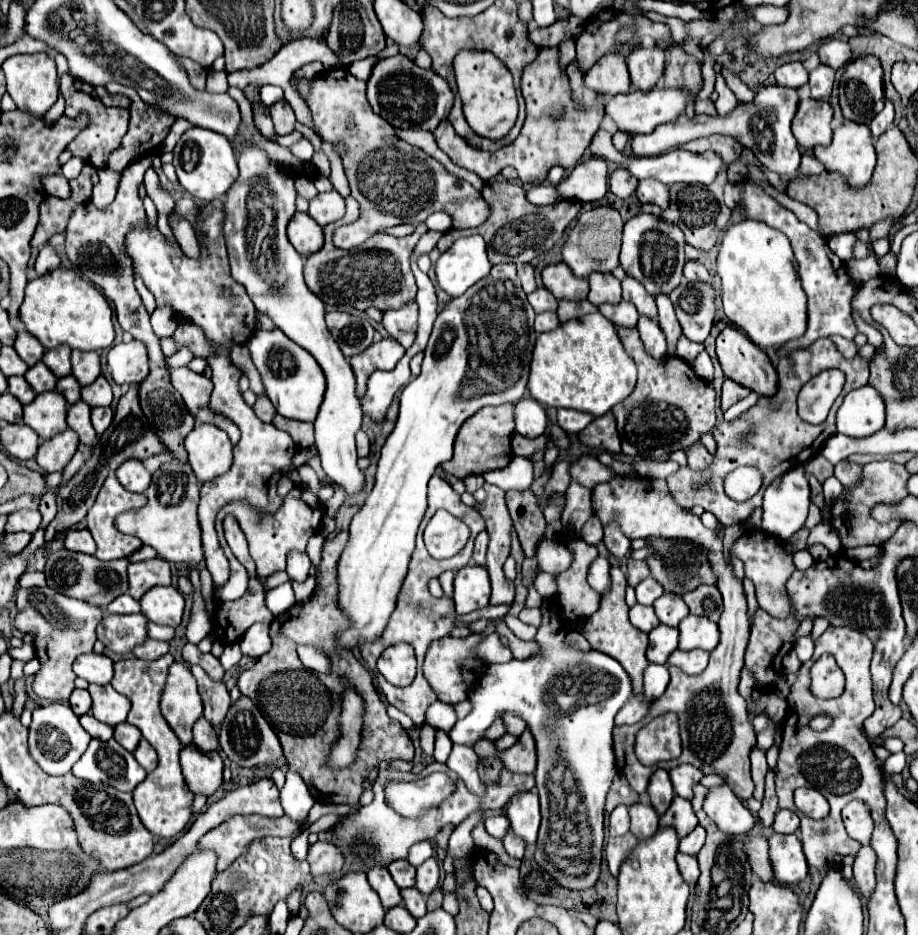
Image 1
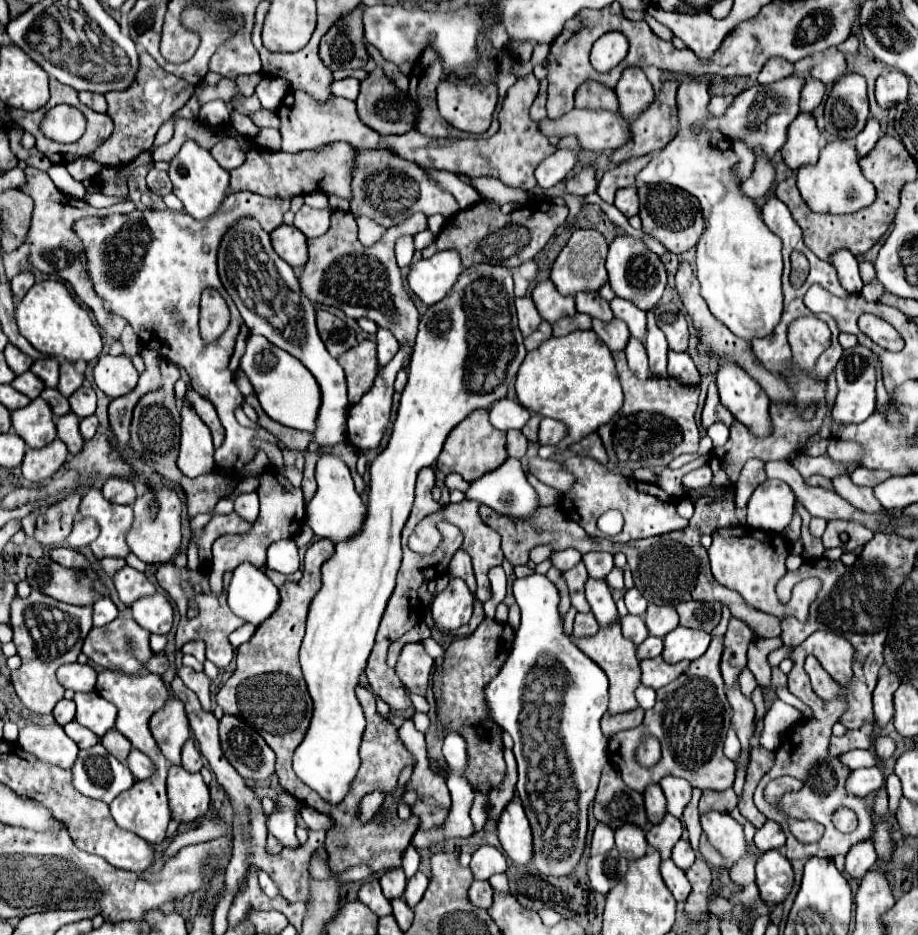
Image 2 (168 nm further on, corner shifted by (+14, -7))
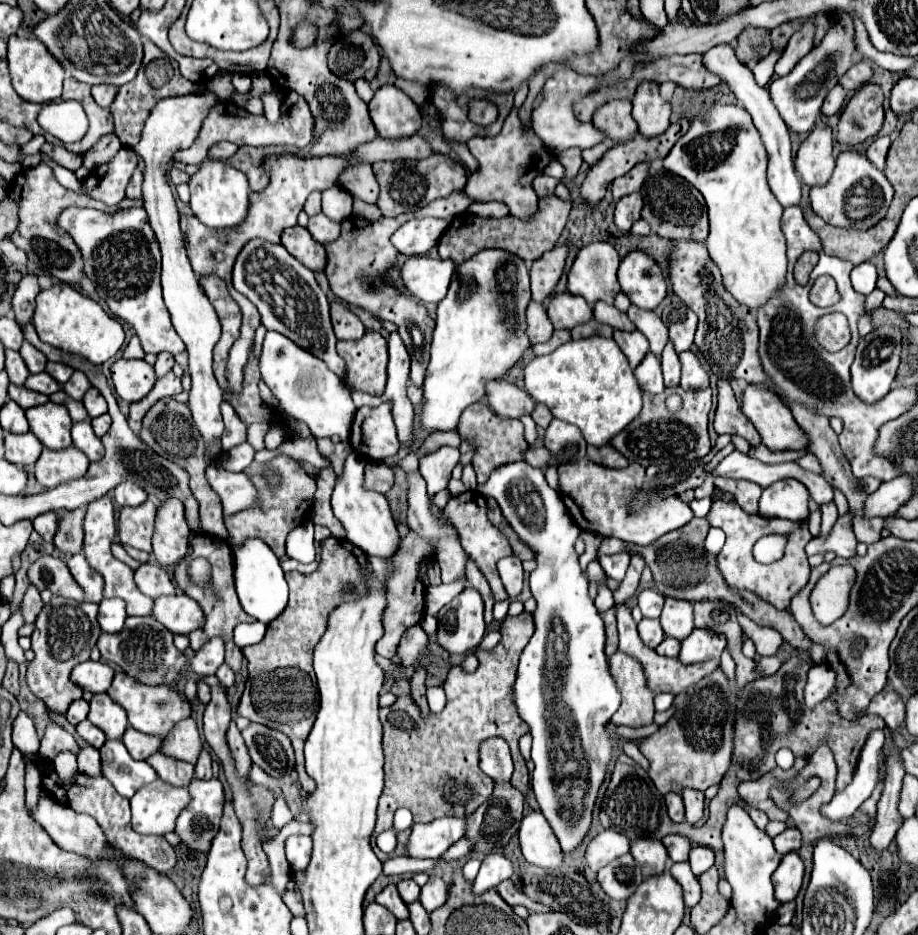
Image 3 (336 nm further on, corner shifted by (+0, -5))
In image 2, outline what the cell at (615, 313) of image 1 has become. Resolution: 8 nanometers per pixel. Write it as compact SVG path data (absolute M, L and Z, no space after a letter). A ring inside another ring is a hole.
M593 320L593 330L607 344L607 348L611 348L611 352L625 350L625 344L631 336L629 328L621 320L611 320L611 322Z

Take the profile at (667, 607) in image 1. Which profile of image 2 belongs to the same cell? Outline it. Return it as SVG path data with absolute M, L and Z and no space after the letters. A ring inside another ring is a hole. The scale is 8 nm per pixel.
M649 604L647 612L645 612L645 622L647 622L651 636L665 638L671 630L675 630L679 626L679 616L673 606Z

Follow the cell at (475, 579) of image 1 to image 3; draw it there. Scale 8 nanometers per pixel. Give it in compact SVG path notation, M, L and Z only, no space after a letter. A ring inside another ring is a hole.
M467 586L451 606L443 606L437 620L437 638L447 652L465 654L477 648L485 634L481 594Z

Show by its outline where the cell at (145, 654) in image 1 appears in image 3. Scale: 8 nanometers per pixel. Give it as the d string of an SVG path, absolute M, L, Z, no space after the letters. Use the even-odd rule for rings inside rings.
M219 636L211 638L195 652L189 660L189 666L195 674L215 674L215 670L223 664L223 640Z

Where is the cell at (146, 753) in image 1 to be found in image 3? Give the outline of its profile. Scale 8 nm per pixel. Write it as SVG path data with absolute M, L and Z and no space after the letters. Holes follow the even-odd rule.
M157 750L155 754L151 754L147 758L147 762L157 770L157 776L169 784L175 786L189 786L189 782L193 780L193 764L181 762L177 758L165 756L161 750Z

